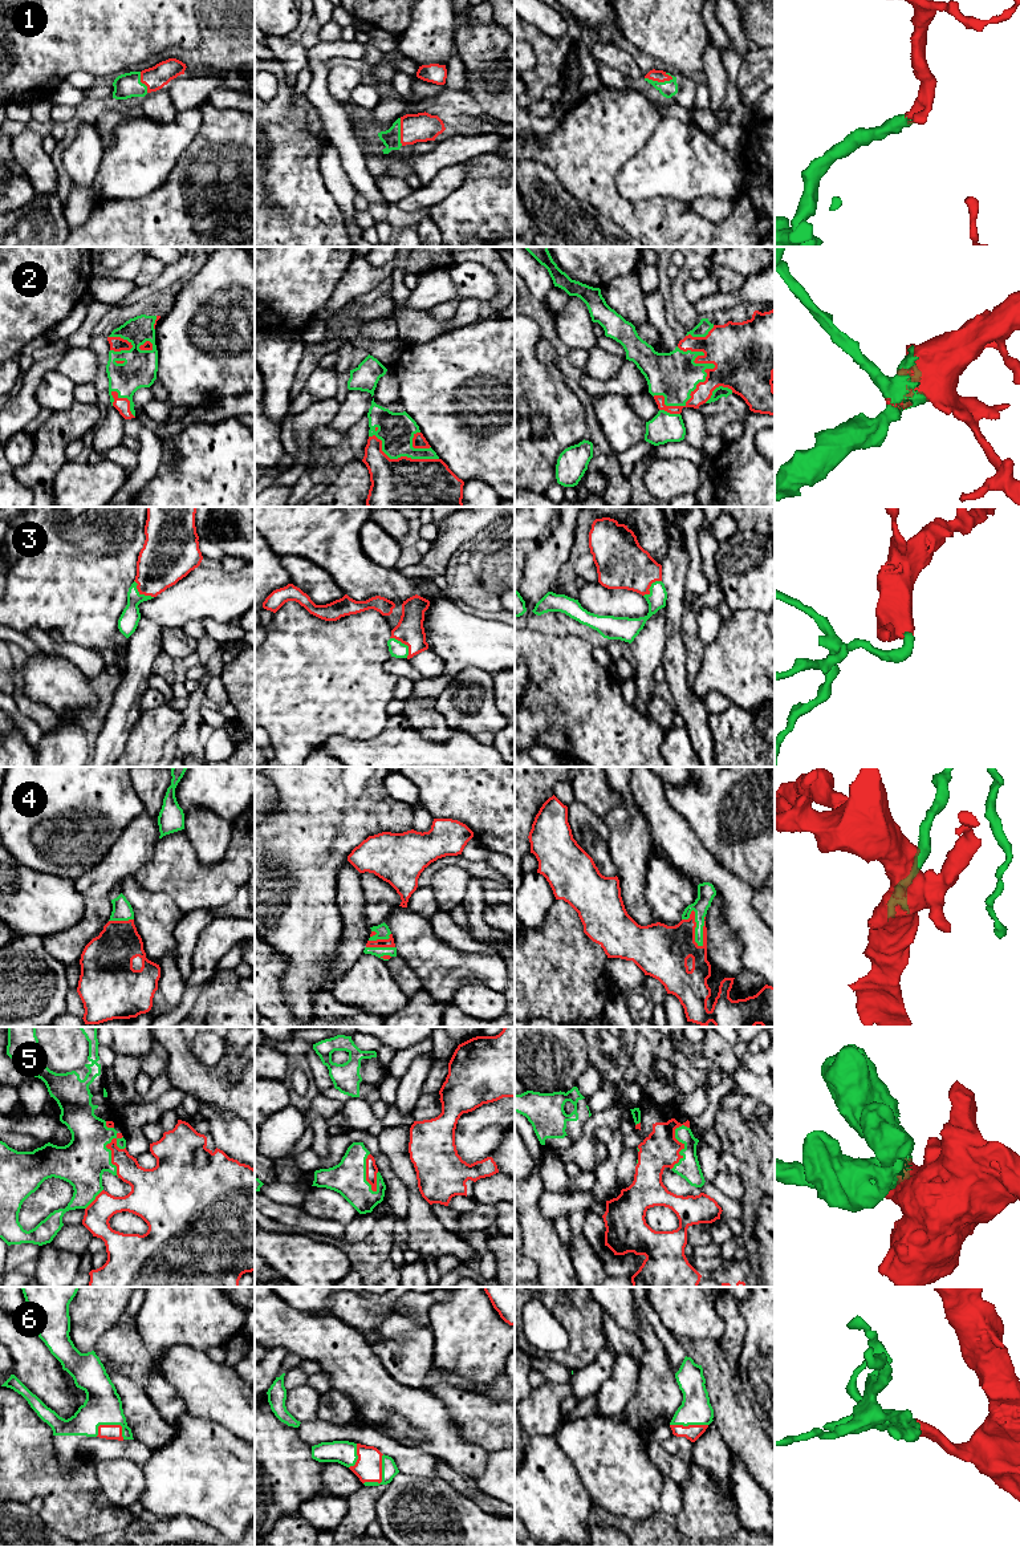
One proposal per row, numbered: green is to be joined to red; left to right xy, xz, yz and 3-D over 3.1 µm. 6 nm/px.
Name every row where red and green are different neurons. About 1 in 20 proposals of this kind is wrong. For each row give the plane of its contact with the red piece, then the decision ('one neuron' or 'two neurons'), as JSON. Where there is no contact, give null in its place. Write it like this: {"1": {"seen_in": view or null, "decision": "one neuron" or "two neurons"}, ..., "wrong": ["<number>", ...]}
{"1": {"seen_in": "yz", "decision": "one neuron"}, "2": {"seen_in": "yz", "decision": "one neuron"}, "3": {"seen_in": "xz", "decision": "one neuron"}, "4": {"seen_in": "yz", "decision": "one neuron"}, "5": {"seen_in": "xy", "decision": "one neuron"}, "6": {"seen_in": "xy", "decision": "one neuron"}, "wrong": []}

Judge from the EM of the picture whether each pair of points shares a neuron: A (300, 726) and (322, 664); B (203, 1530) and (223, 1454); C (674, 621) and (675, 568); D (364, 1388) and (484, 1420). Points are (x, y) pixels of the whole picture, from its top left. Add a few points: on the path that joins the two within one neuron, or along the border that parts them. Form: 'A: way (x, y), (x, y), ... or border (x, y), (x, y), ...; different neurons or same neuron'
A: way (300, 710), (301, 690), (311, 679); same neuron
B: border (200, 1521), (220, 1533); different neurons
C: way (675, 608), (675, 581); same neuron
D: border (426, 1388), (443, 1403), (450, 1418), (463, 1437); different neurons

